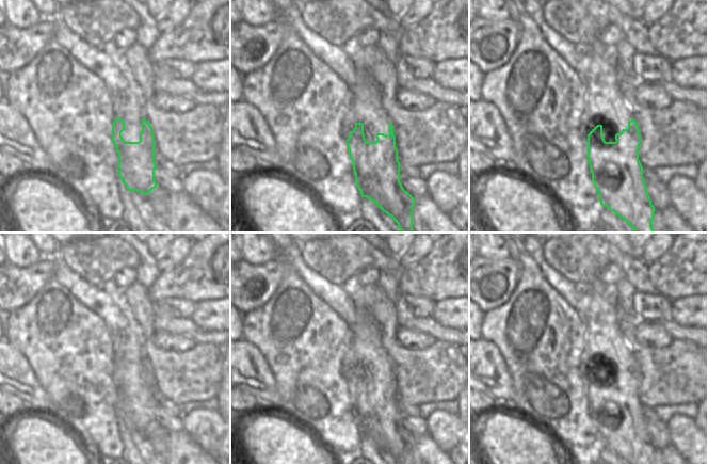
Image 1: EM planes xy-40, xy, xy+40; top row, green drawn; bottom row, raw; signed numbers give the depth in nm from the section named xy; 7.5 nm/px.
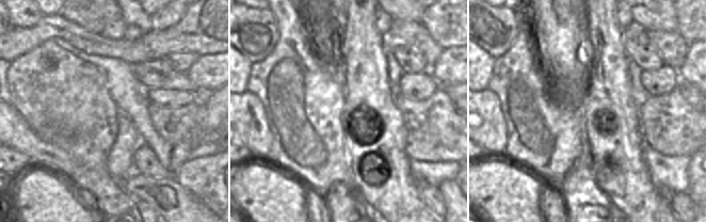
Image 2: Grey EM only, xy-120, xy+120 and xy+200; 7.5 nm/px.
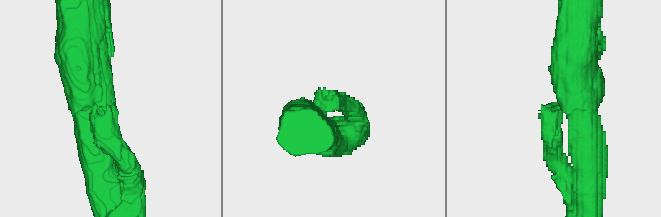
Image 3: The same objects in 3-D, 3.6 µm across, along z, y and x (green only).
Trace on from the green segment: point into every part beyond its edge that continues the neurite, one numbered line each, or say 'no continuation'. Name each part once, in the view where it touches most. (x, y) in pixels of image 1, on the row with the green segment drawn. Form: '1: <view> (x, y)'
1: xy (366, 108)

